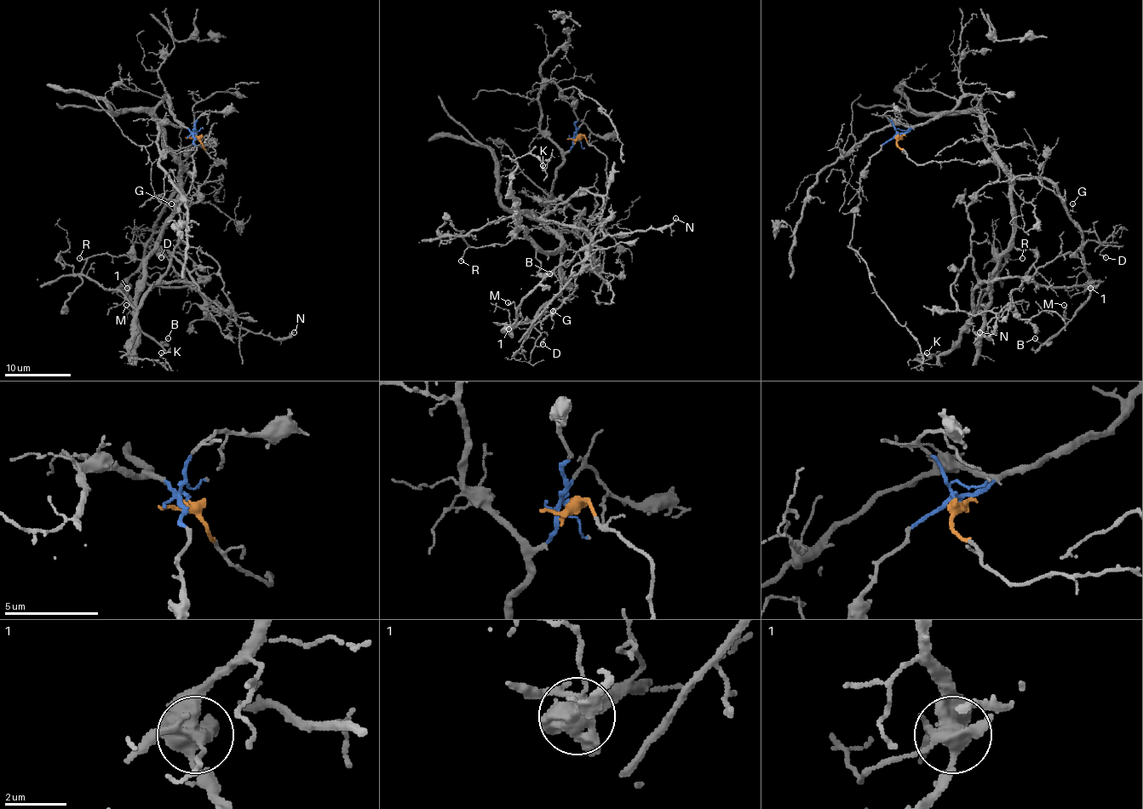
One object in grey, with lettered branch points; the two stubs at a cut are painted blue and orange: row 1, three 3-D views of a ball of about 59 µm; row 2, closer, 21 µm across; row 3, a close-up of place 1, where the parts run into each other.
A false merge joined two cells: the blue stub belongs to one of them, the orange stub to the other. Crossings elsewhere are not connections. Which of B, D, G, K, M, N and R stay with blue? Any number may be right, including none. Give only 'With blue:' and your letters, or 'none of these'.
With blue: B, D, G, M, R

